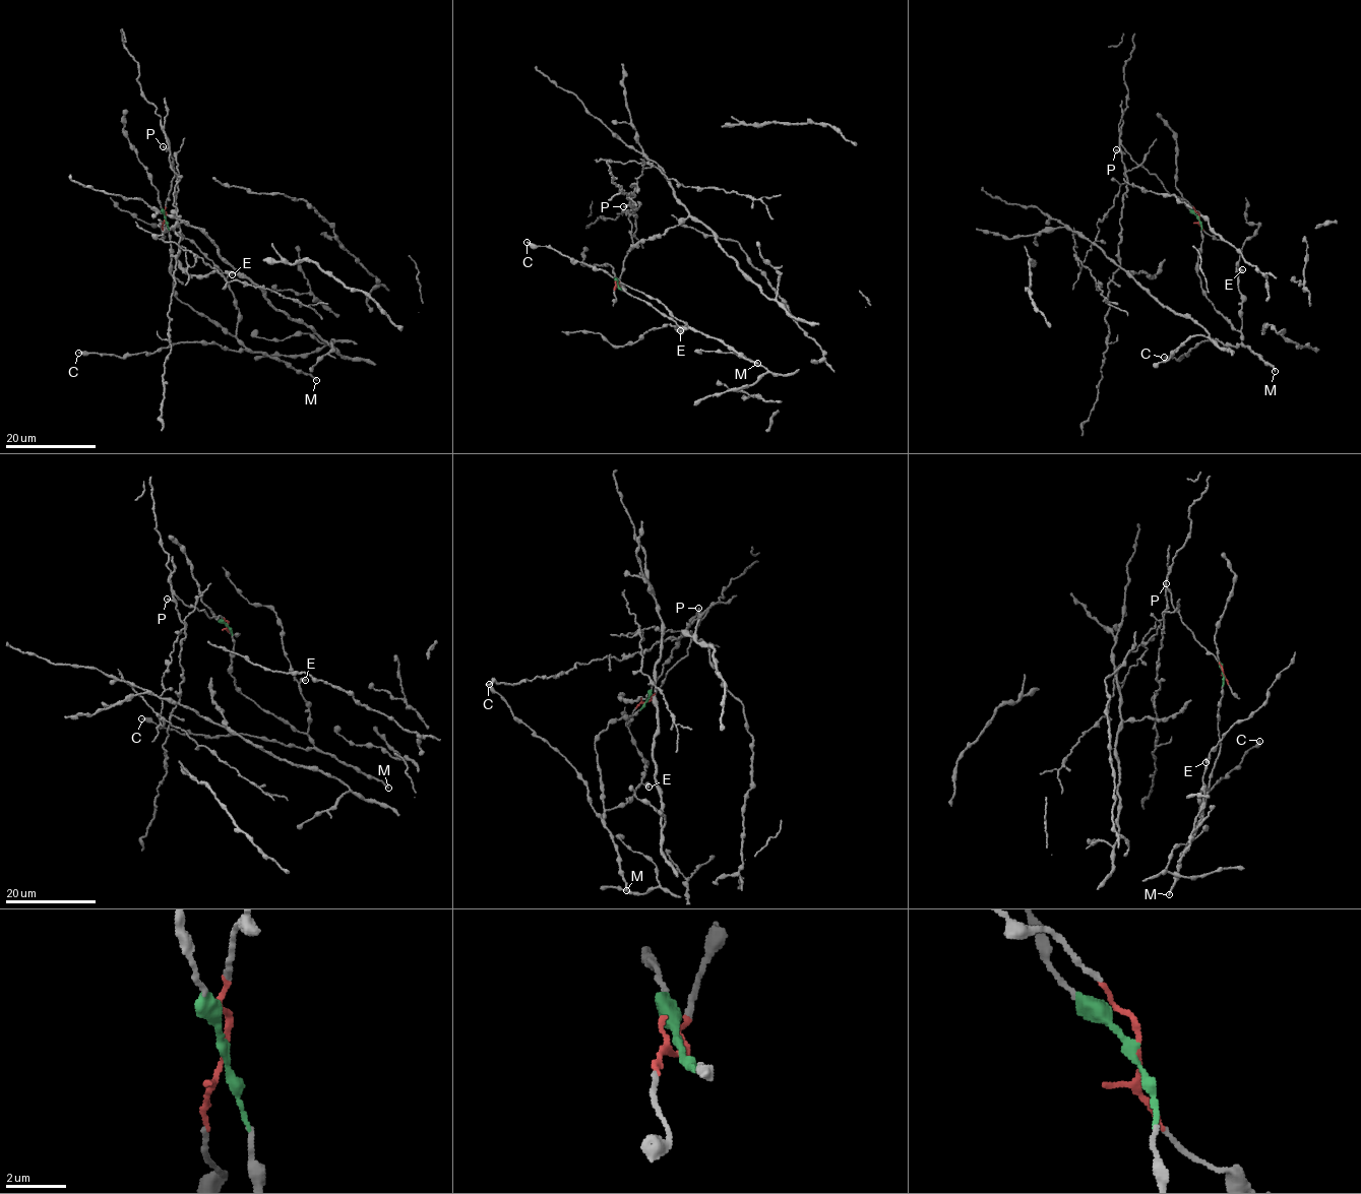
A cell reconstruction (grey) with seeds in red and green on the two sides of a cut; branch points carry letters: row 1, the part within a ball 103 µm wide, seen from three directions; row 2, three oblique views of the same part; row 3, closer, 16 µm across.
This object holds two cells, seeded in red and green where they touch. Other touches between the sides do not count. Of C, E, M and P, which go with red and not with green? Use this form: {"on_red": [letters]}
{"on_red": ["P"]}

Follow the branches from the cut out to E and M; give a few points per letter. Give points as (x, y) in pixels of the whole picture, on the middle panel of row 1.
E: (618, 287), (622, 289), (620, 284), (630, 296), (651, 303), (684, 329), (674, 327), (680, 330)
M: (618, 287), (622, 289), (620, 284), (630, 296), (651, 303), (679, 327), (722, 339), (757, 364)

